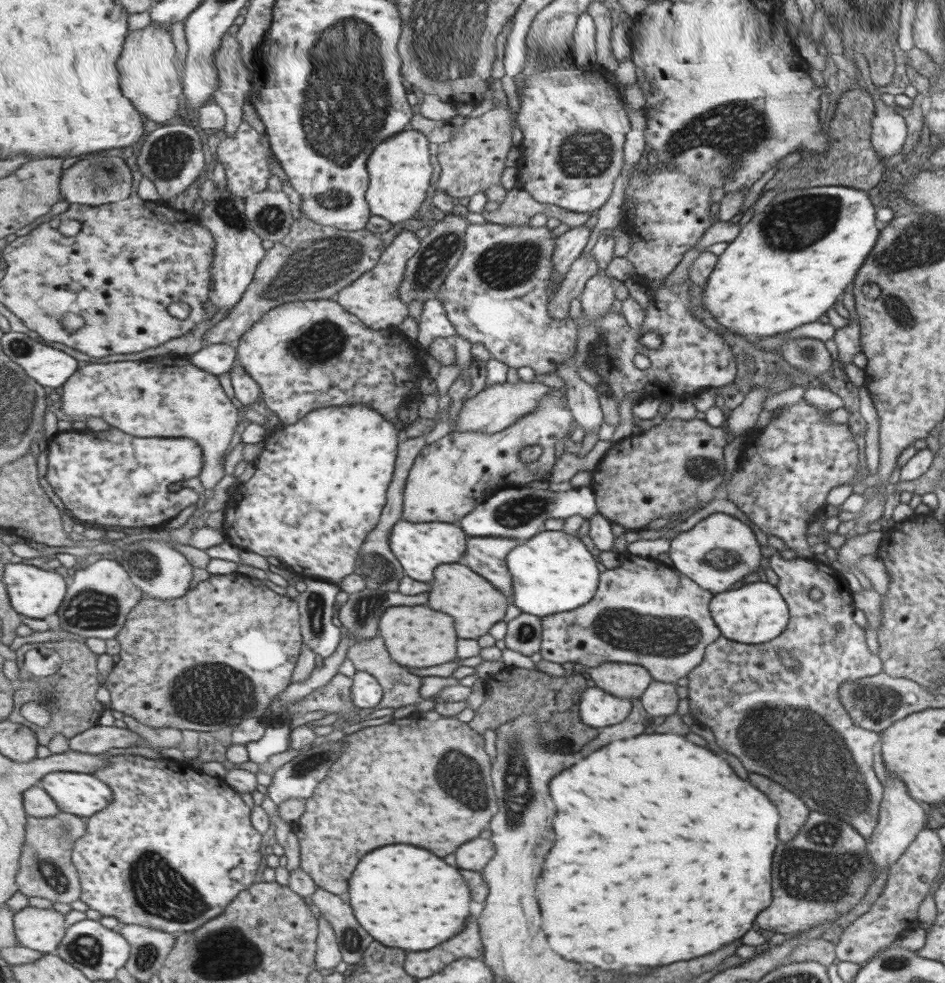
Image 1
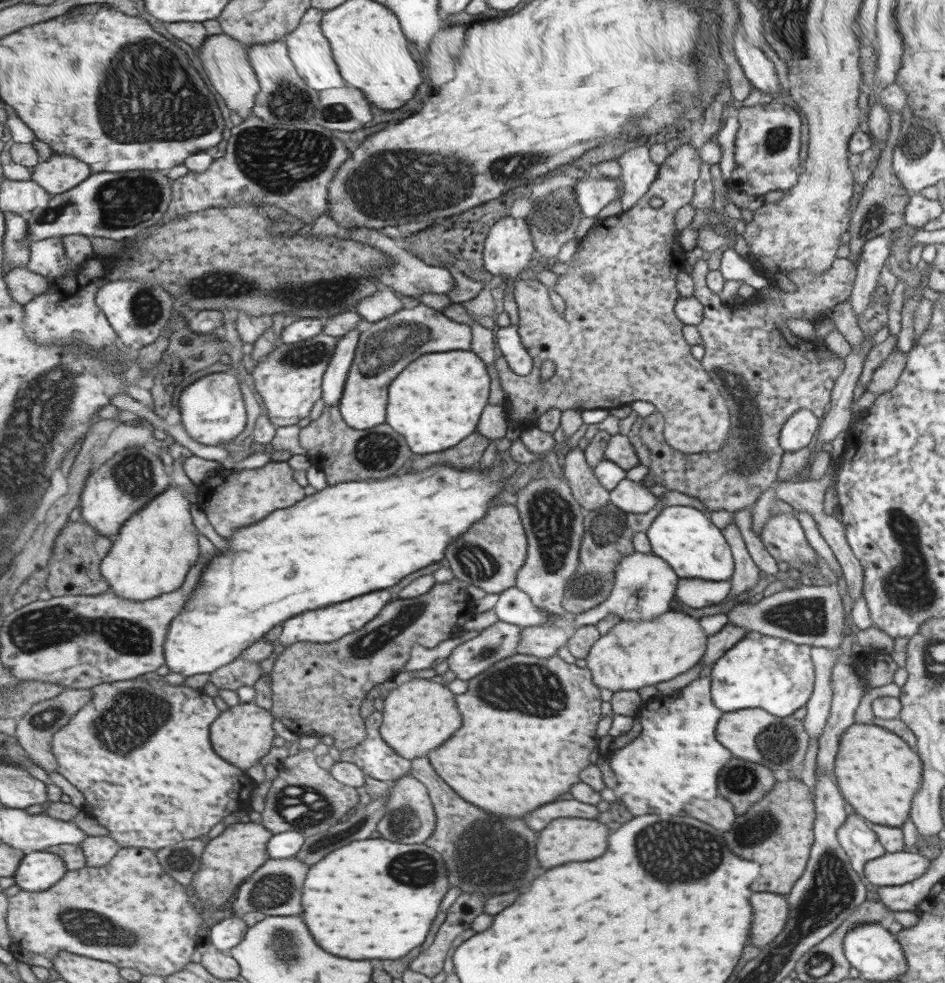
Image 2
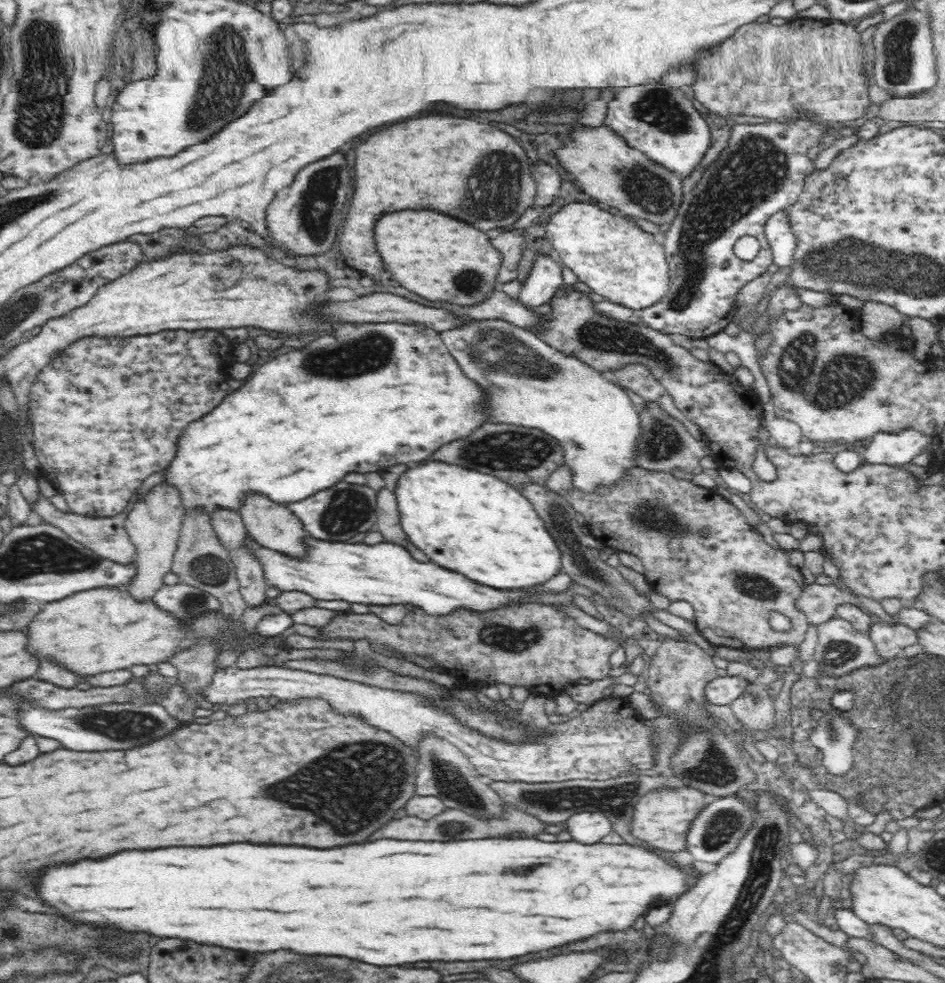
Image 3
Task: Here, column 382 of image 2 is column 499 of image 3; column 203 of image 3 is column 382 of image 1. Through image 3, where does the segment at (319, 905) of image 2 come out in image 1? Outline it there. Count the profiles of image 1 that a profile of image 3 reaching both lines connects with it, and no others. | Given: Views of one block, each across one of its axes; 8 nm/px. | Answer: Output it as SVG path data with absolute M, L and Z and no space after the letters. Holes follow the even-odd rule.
M389 844L367 852L353 870L349 906L361 928L389 948L429 950L459 934L469 916L469 888L459 870L409 844Z

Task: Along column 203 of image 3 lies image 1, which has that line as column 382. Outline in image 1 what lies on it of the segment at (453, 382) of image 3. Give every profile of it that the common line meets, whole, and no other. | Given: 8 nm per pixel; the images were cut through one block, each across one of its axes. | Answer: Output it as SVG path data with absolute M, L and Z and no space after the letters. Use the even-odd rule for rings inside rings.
M352 405L309 412L297 424L280 425L255 460L253 476L239 485L226 505L224 534L235 547L274 556L293 572L339 584L351 575L365 536L377 524L395 467L397 428L373 408Z

